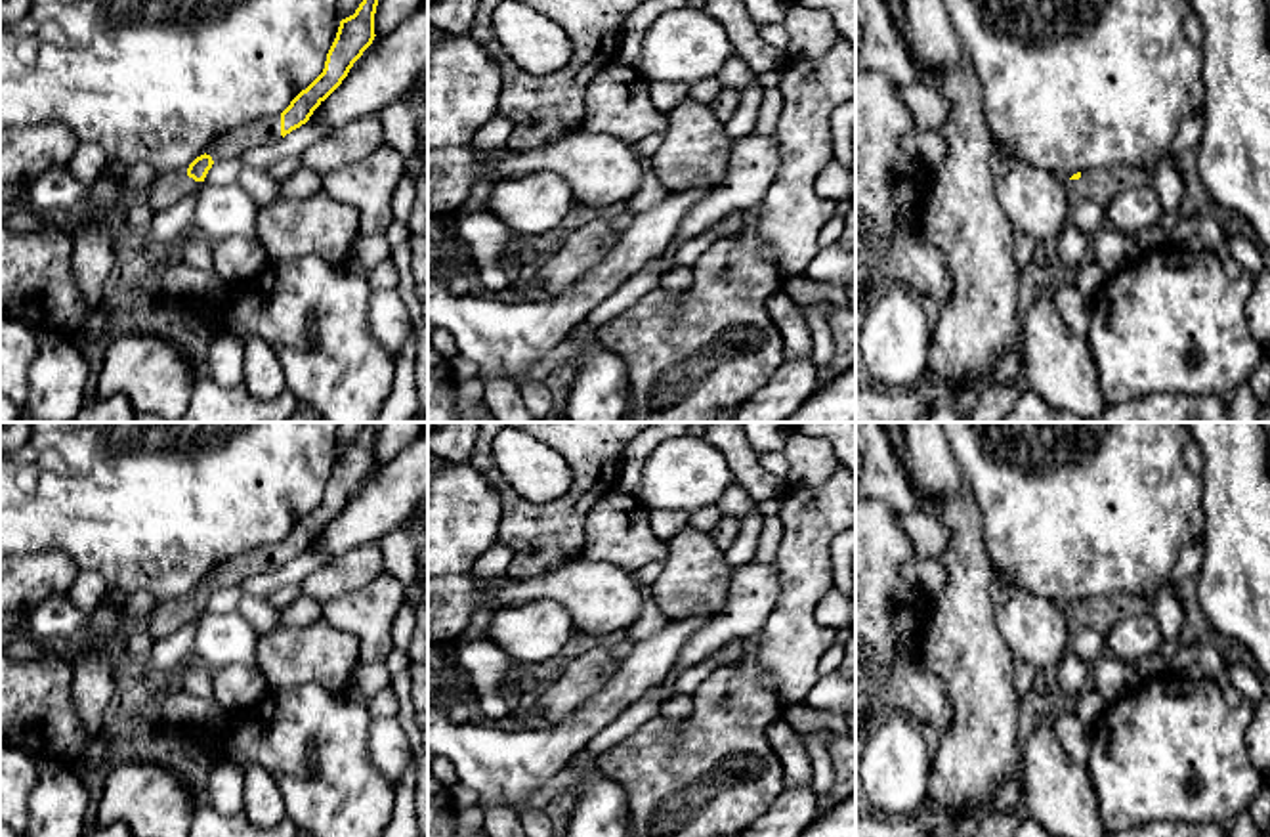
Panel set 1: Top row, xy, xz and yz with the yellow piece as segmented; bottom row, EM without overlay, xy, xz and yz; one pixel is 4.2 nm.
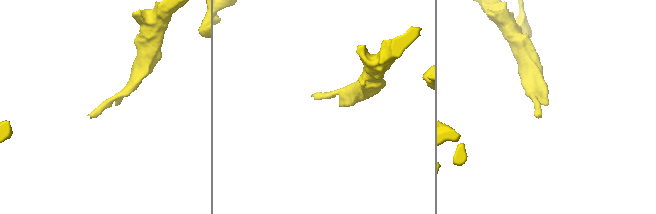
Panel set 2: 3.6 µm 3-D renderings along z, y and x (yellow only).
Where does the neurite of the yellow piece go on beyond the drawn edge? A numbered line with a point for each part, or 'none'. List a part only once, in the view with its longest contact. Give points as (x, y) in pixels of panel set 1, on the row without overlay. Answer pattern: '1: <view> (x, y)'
1: xy (169, 616)

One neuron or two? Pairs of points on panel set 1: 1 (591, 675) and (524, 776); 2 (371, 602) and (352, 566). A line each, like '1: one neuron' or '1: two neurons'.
1: two neurons
2: two neurons

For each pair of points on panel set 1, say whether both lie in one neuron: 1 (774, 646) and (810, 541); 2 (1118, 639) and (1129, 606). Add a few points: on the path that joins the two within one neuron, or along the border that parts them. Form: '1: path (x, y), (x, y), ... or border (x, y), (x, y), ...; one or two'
1: path (793, 620), (804, 568); one
2: border (1148, 612), (1125, 616), (1102, 635); two

